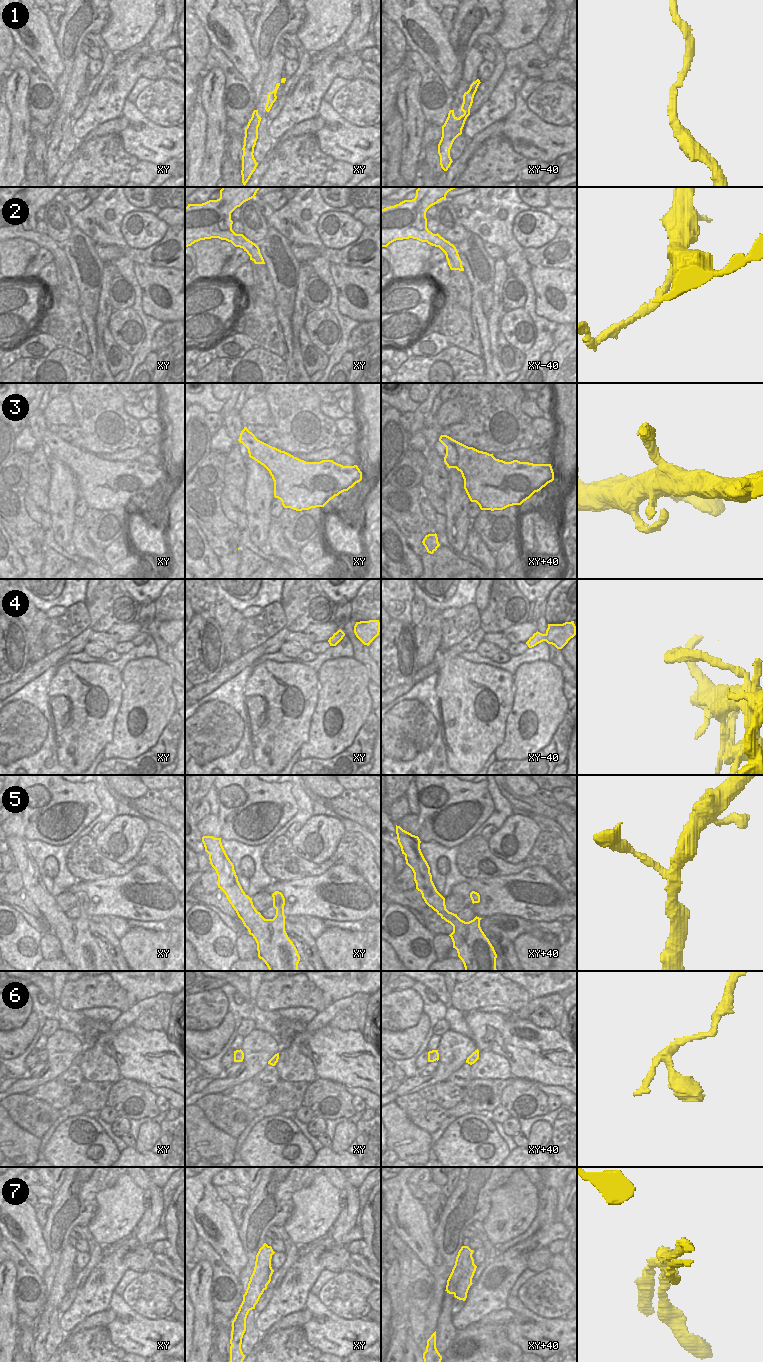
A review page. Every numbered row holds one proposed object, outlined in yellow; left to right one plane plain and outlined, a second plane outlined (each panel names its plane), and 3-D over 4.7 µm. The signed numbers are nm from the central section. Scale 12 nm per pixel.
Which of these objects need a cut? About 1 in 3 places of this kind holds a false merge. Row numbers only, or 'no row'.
2, 5, 7

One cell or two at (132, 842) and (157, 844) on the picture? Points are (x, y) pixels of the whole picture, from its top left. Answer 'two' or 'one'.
two

